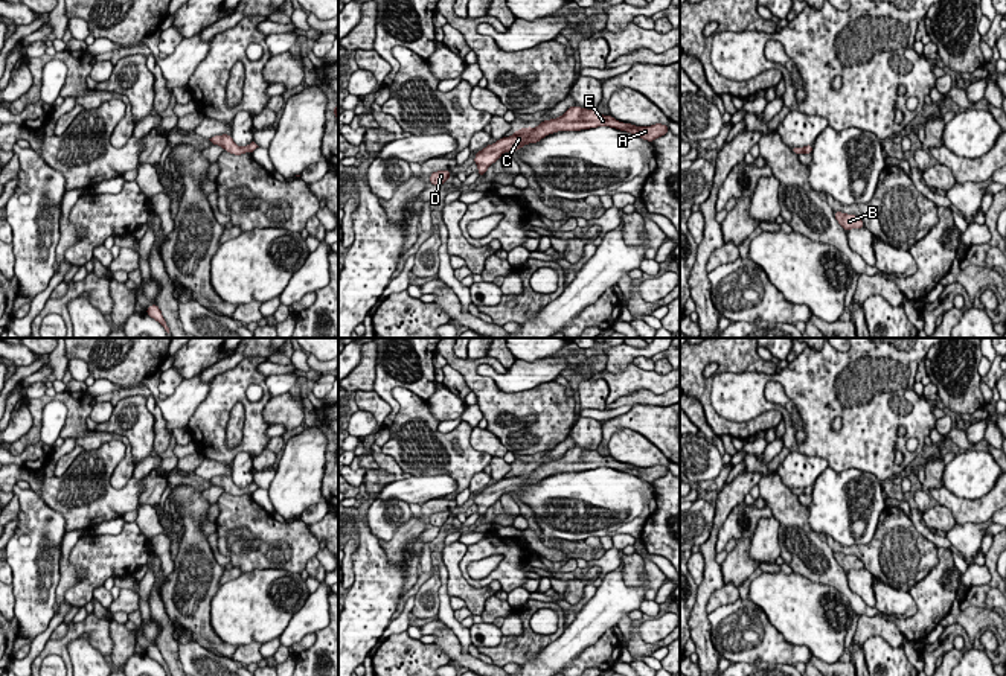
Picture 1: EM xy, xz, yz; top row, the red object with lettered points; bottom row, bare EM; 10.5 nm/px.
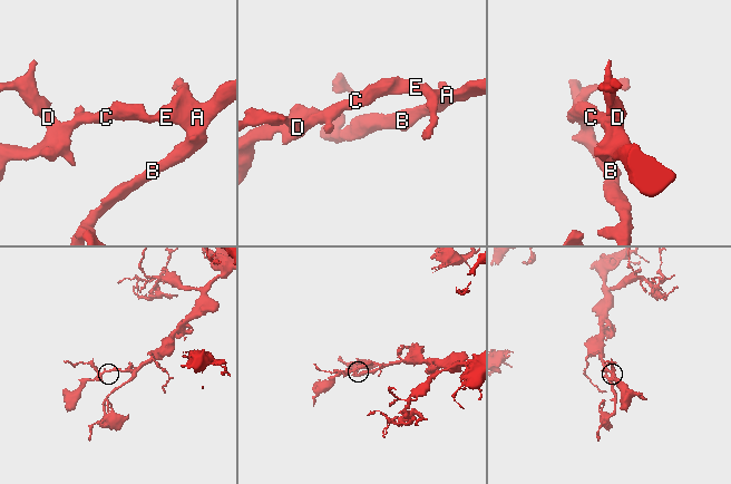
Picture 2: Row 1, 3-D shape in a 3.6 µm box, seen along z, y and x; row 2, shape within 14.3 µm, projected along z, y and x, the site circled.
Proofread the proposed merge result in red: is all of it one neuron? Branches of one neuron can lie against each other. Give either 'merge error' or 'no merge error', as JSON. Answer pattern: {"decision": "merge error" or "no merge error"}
{"decision": "no merge error"}

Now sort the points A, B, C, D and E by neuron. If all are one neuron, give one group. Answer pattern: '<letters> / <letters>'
A B C D E

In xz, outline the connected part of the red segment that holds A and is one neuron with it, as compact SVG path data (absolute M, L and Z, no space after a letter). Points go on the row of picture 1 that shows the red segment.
M570 107L561 117L541 122L537 128L521 128L511 137L503 137L492 145L488 145L476 154L474 163L479 166L479 175L483 177L486 169L497 160L503 152L518 151L527 143L537 143L543 137L556 131L581 131L598 126L610 126L620 131L633 132L643 140L652 142L669 131L668 125L655 123L652 126L636 126L623 123L614 117L602 116L598 110L587 110L581 107Z

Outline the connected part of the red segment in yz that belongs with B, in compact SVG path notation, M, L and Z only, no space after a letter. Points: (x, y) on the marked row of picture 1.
M834 212L834 216L838 221L838 224L844 228L844 231L849 231L851 228L864 227L863 221L857 215Z

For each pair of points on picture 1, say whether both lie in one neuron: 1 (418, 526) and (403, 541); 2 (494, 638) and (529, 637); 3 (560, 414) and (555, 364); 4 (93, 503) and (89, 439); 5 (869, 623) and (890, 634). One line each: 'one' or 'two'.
1: one
2: two
3: two
4: two
5: one

